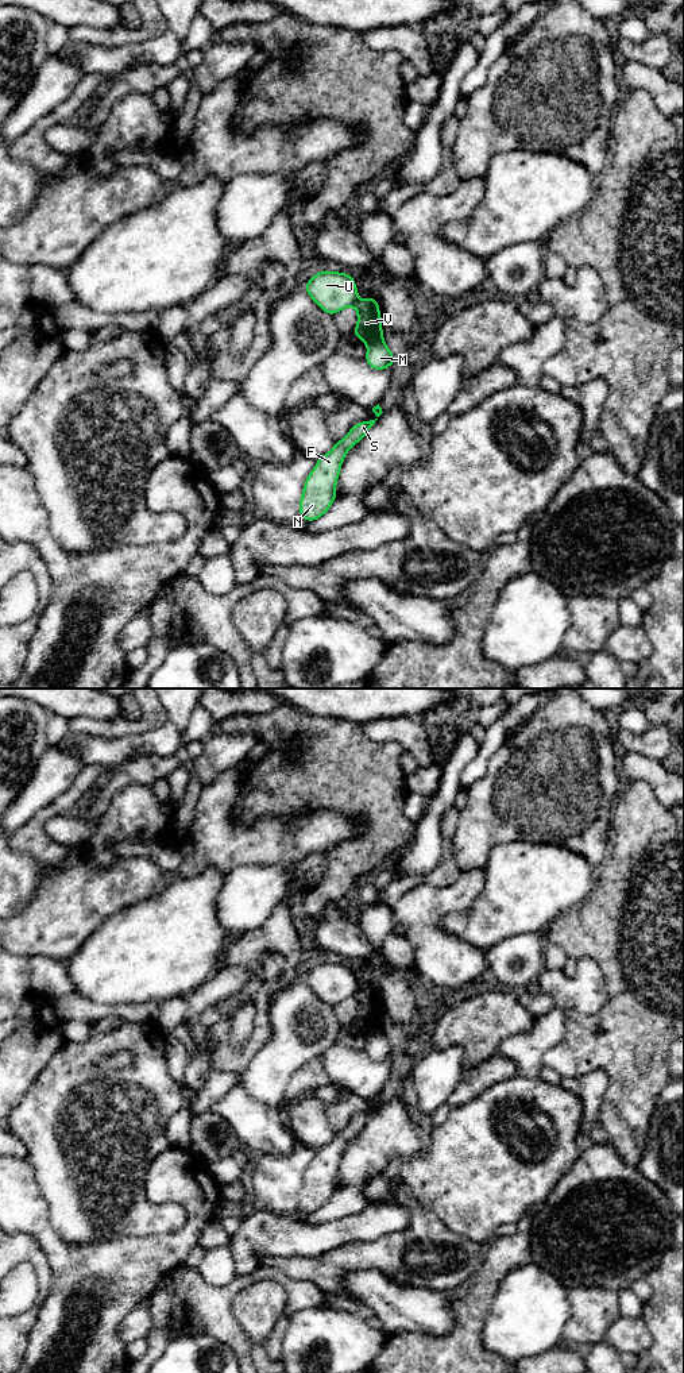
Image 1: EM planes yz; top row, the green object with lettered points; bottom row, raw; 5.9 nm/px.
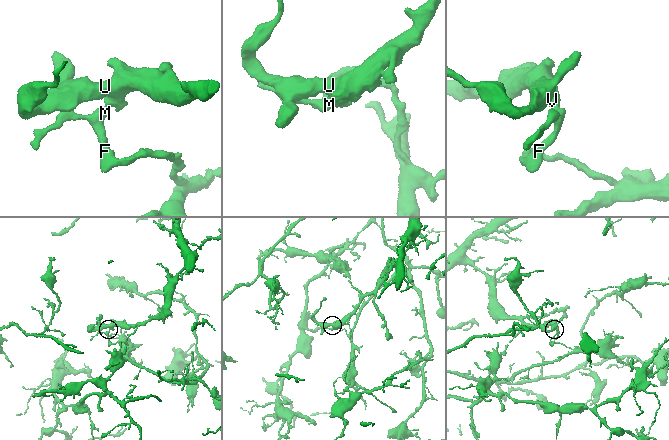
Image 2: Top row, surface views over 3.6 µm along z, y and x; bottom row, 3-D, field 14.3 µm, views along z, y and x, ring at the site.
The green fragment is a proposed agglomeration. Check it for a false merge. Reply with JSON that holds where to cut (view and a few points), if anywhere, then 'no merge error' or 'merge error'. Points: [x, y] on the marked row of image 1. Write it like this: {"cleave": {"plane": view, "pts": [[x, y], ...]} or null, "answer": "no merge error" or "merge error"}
{"cleave": {"plane": "yz", "pts": [[383, 342], [368, 346]]}, "answer": "merge error"}

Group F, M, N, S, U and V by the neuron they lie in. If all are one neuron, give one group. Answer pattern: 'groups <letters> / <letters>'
groups F M N S / U V

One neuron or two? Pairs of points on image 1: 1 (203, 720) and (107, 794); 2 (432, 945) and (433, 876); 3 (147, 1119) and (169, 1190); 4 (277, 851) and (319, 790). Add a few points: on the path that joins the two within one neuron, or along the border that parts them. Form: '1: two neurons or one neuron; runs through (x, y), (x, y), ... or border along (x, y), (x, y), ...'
1: two neurons; border along (174, 754), (134, 755), (126, 760)
2: two neurons; border along (462, 872), (448, 886), (416, 884), (402, 894)
3: two neurons; border along (169, 1145), (149, 1167), (146, 1183)
4: two neurons; border along (332, 810), (312, 809), (288, 817), (270, 814)

